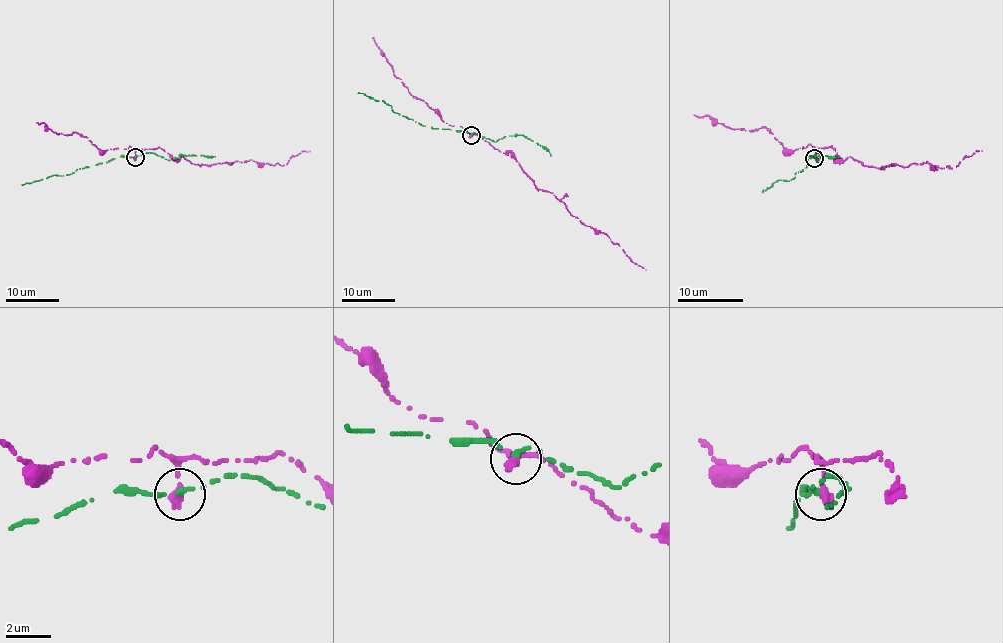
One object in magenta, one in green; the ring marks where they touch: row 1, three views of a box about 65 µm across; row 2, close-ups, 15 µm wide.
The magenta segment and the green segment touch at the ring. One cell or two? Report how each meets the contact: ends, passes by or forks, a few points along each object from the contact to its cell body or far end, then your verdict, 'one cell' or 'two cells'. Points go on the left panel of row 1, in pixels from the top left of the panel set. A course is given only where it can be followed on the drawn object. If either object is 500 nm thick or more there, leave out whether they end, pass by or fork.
magenta ends | green ends | magenta via (136, 157), (138, 148), (161, 148), (174, 160), (182, 156), (199, 165), (250, 160), (283, 165), (310, 151) | green via (136, 157), (120, 156), (69, 174), (54, 174), (21, 185) | two cells

